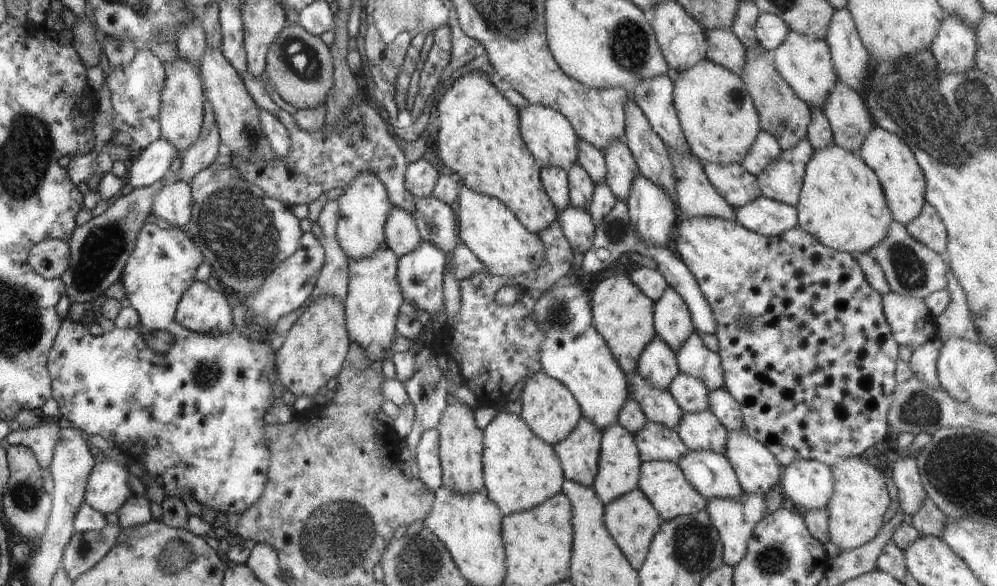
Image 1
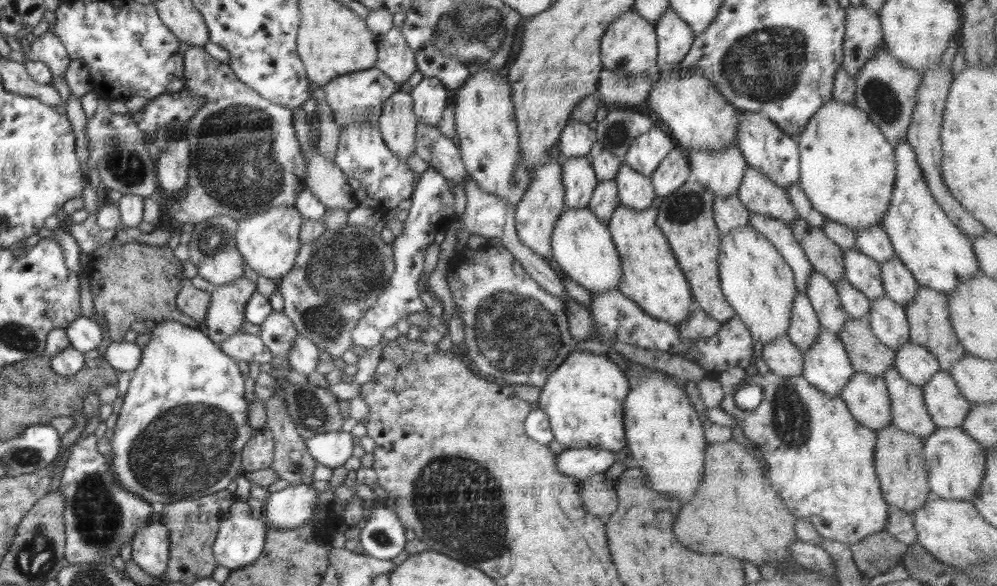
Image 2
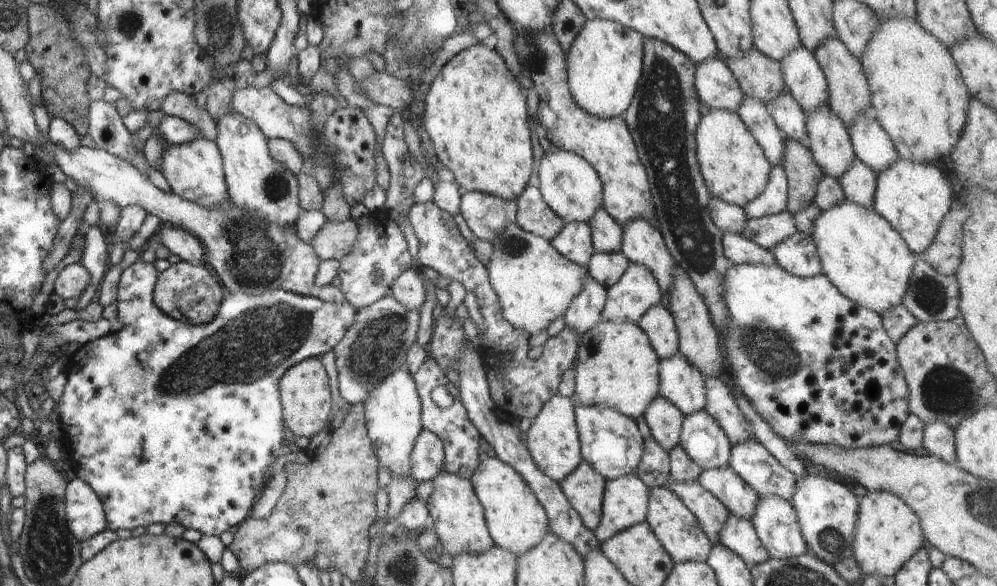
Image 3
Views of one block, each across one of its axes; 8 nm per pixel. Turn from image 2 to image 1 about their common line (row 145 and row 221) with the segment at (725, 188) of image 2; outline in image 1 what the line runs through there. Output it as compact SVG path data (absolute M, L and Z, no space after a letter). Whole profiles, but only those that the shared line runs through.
M669 152L676 178L676 204L684 217L736 221L735 209L708 180L702 162L692 154Z

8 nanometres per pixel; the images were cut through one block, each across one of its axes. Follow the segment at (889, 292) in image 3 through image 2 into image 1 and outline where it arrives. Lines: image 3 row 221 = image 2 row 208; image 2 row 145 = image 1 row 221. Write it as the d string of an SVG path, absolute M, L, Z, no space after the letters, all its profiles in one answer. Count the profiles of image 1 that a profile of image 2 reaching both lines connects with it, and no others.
M835 144L813 151L795 207L802 230L824 246L853 256L868 254L876 248L886 238L888 226L893 221L876 174L862 157Z

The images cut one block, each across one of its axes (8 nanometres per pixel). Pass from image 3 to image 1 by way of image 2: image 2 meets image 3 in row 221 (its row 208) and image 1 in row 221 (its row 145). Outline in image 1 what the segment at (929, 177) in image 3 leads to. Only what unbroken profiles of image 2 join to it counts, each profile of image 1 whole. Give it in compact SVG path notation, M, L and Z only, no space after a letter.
M874 125L862 144L860 157L878 177L893 220L902 226L914 220L924 206L926 182L910 148L894 133Z

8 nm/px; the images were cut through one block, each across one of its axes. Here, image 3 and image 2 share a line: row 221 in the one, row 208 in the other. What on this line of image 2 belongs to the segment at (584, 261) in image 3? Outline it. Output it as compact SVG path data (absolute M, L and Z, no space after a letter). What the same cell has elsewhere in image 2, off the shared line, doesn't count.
M584 155L564 159L561 179L564 185L564 206L572 209L587 208L599 183L591 157Z

